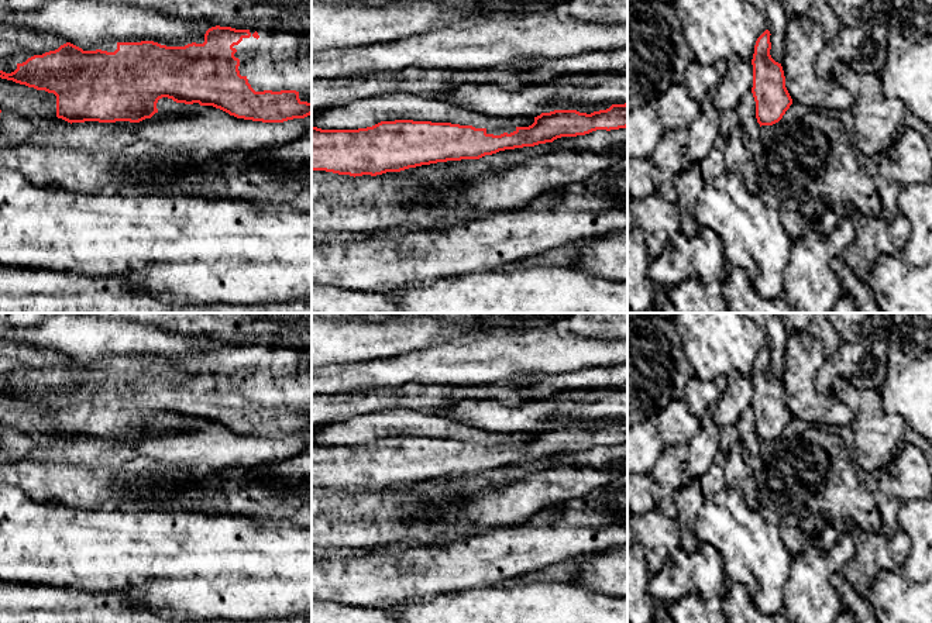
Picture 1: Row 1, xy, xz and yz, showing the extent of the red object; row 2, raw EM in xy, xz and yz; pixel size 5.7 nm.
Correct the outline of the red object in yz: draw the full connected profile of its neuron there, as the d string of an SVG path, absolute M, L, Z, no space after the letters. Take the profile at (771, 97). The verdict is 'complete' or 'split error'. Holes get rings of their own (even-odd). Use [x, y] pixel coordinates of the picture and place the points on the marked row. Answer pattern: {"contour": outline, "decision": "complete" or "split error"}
{"contour": "M766 30L757 38L752 59L752 93L756 101L756 118L760 127L778 123L792 104L792 99L785 87L783 66L770 55L770 35L770 31Z", "decision": "complete"}

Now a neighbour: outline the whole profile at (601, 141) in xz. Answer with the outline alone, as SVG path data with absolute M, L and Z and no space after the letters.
M627 127L619 130L596 130L585 135L561 137L553 141L558 149L606 154L627 148Z

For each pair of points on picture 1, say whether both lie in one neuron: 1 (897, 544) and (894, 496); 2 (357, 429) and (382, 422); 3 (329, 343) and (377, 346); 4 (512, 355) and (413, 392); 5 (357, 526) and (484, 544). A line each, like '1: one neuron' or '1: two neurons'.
1: two neurons
2: one neuron
3: one neuron
4: two neurons
5: two neurons

